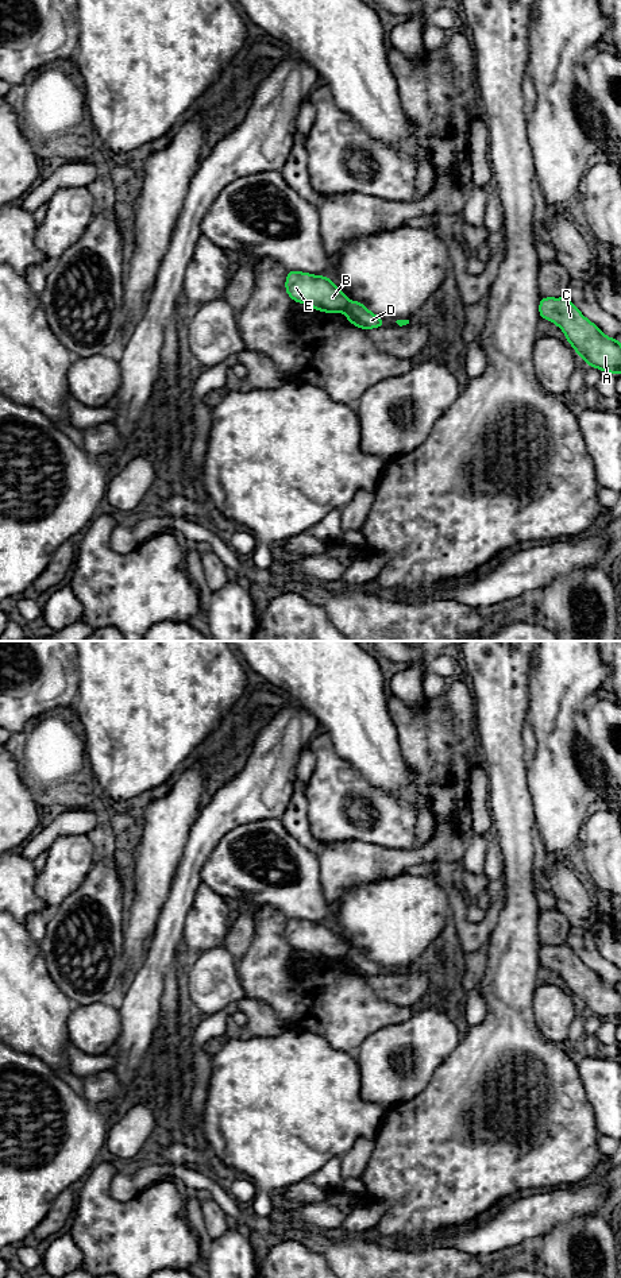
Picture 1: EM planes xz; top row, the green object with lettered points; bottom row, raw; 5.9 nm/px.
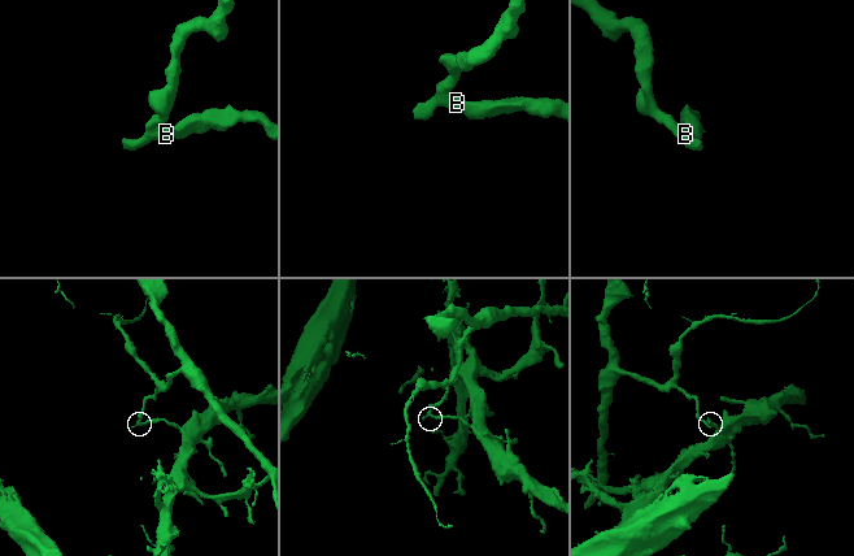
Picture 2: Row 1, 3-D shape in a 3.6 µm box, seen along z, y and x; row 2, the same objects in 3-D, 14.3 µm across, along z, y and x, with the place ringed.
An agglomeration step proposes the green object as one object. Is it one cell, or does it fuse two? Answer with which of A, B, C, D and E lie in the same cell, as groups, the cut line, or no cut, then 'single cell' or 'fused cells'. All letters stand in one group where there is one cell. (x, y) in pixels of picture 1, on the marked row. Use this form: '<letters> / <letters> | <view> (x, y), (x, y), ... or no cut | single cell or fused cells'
A C D / B E | xz (348, 300), (342, 311) | fused cells

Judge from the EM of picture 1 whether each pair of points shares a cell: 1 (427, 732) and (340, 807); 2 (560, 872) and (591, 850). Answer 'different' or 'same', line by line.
1: same
2: different

